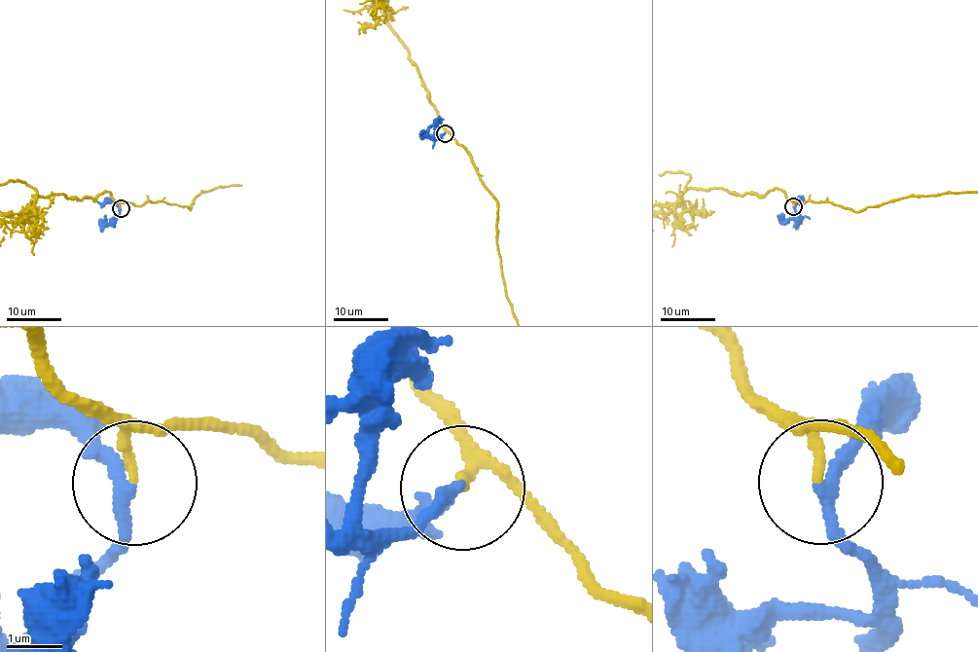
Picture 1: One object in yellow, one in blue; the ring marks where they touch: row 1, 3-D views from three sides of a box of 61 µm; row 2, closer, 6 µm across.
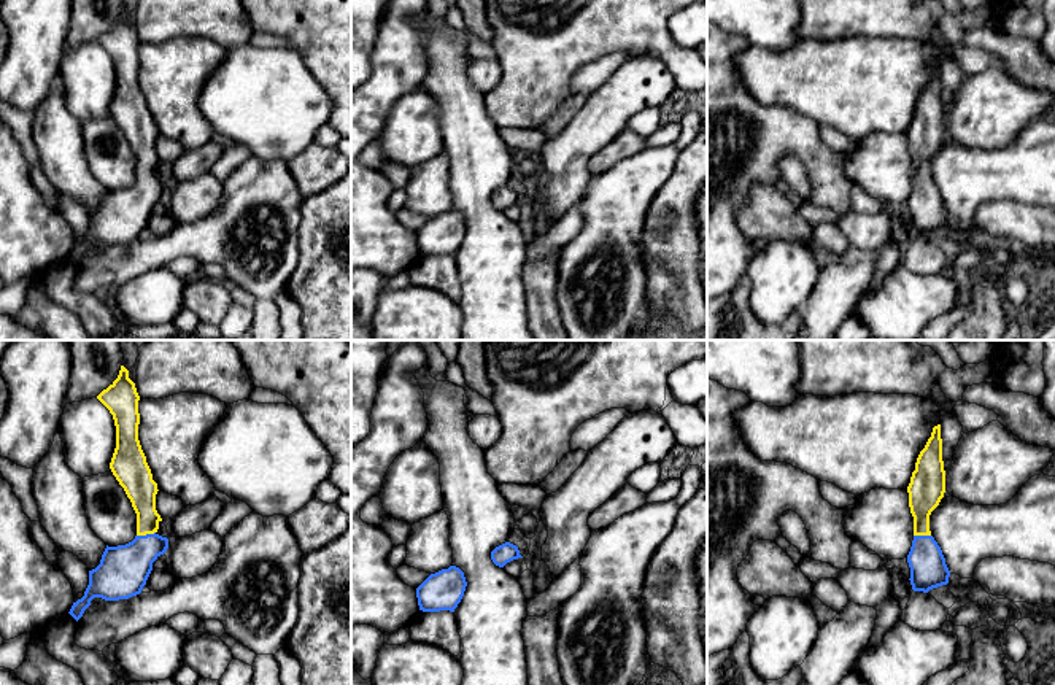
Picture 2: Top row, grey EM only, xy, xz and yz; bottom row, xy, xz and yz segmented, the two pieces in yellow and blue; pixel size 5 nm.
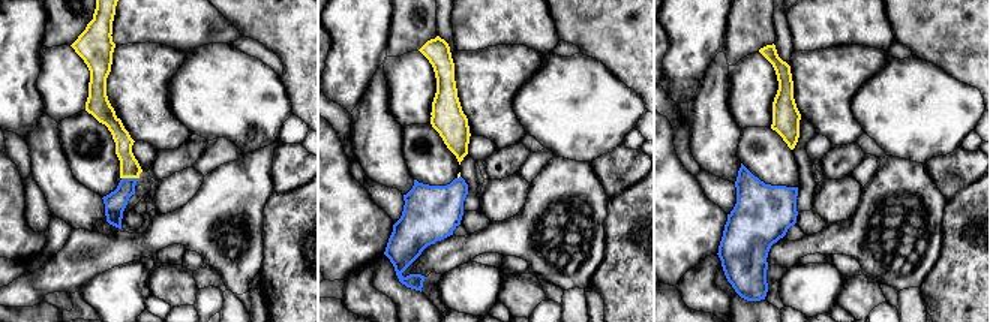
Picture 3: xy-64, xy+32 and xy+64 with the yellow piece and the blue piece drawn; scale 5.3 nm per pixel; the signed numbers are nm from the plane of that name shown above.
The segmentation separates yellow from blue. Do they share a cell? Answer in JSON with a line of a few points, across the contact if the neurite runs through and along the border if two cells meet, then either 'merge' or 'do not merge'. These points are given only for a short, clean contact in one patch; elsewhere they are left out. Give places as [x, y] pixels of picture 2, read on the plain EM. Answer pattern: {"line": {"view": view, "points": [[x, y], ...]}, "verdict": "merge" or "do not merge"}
{"verdict": "merge"}

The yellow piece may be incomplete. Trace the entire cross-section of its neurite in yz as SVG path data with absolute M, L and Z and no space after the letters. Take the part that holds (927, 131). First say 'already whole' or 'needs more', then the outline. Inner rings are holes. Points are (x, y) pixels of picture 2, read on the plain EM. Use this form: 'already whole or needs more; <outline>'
needs more; M941 68L933 72L931 81L917 102L907 137L914 161L914 184L907 199L909 224L914 235L928 237L947 229L950 221L942 194L929 175L929 159L945 137Z

